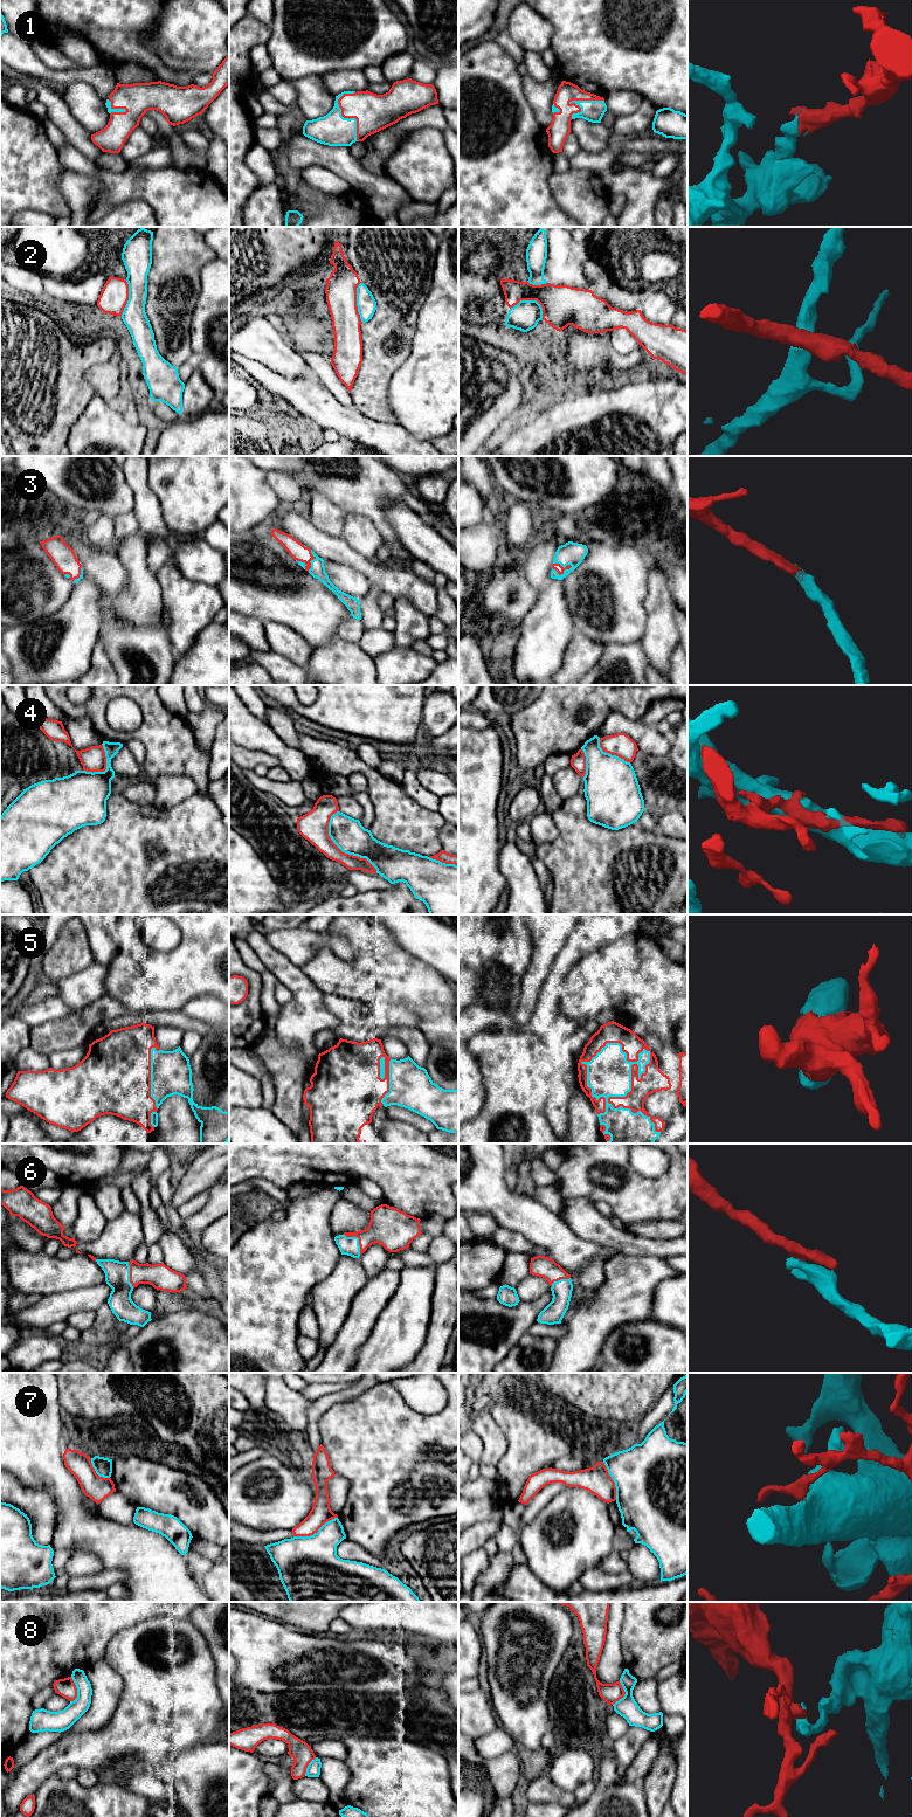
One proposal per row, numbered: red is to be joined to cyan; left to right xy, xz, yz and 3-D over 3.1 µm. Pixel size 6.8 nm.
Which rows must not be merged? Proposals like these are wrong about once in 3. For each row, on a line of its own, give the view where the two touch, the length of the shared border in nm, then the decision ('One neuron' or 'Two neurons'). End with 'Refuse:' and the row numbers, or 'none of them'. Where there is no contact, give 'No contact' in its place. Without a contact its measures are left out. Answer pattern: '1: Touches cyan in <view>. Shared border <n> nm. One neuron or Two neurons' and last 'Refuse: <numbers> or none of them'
1: Touches cyan in xz. Shared border 340 nm. One neuron
2: Touches cyan in yz. Shared border 240 nm. Two neurons
3: Touches cyan in yz. Shared border 140 nm. One neuron
4: Touches cyan in xz. Shared border 500 nm. One neuron
5: Touches cyan in yz. Shared border 750 nm. One neuron
6: Touches cyan in xz. Shared border 190 nm. One neuron
7: Touches cyan in xz. Shared border 340 nm. One neuron
8: Touches cyan in xy. Shared border 180 nm. Two neurons
Refuse: 2, 8

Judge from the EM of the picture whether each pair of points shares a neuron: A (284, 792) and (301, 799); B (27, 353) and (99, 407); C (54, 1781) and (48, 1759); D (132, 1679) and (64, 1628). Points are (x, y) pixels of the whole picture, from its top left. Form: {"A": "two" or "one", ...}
{"A": "one", "B": "two", "C": "two", "D": "two"}

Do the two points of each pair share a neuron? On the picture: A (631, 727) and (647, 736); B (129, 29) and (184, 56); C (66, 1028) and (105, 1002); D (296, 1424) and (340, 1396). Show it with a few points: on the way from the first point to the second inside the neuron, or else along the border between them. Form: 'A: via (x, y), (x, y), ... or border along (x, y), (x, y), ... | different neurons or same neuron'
A: via (635, 729), (643, 734) | same neuron
B: border along (158, 13), (158, 18), (144, 41), (160, 61) | different neurons
C: via (75, 1028), (96, 1011) | same neuron
D: border along (313, 1402), (306, 1411), (306, 1427), (303, 1431) | different neurons

